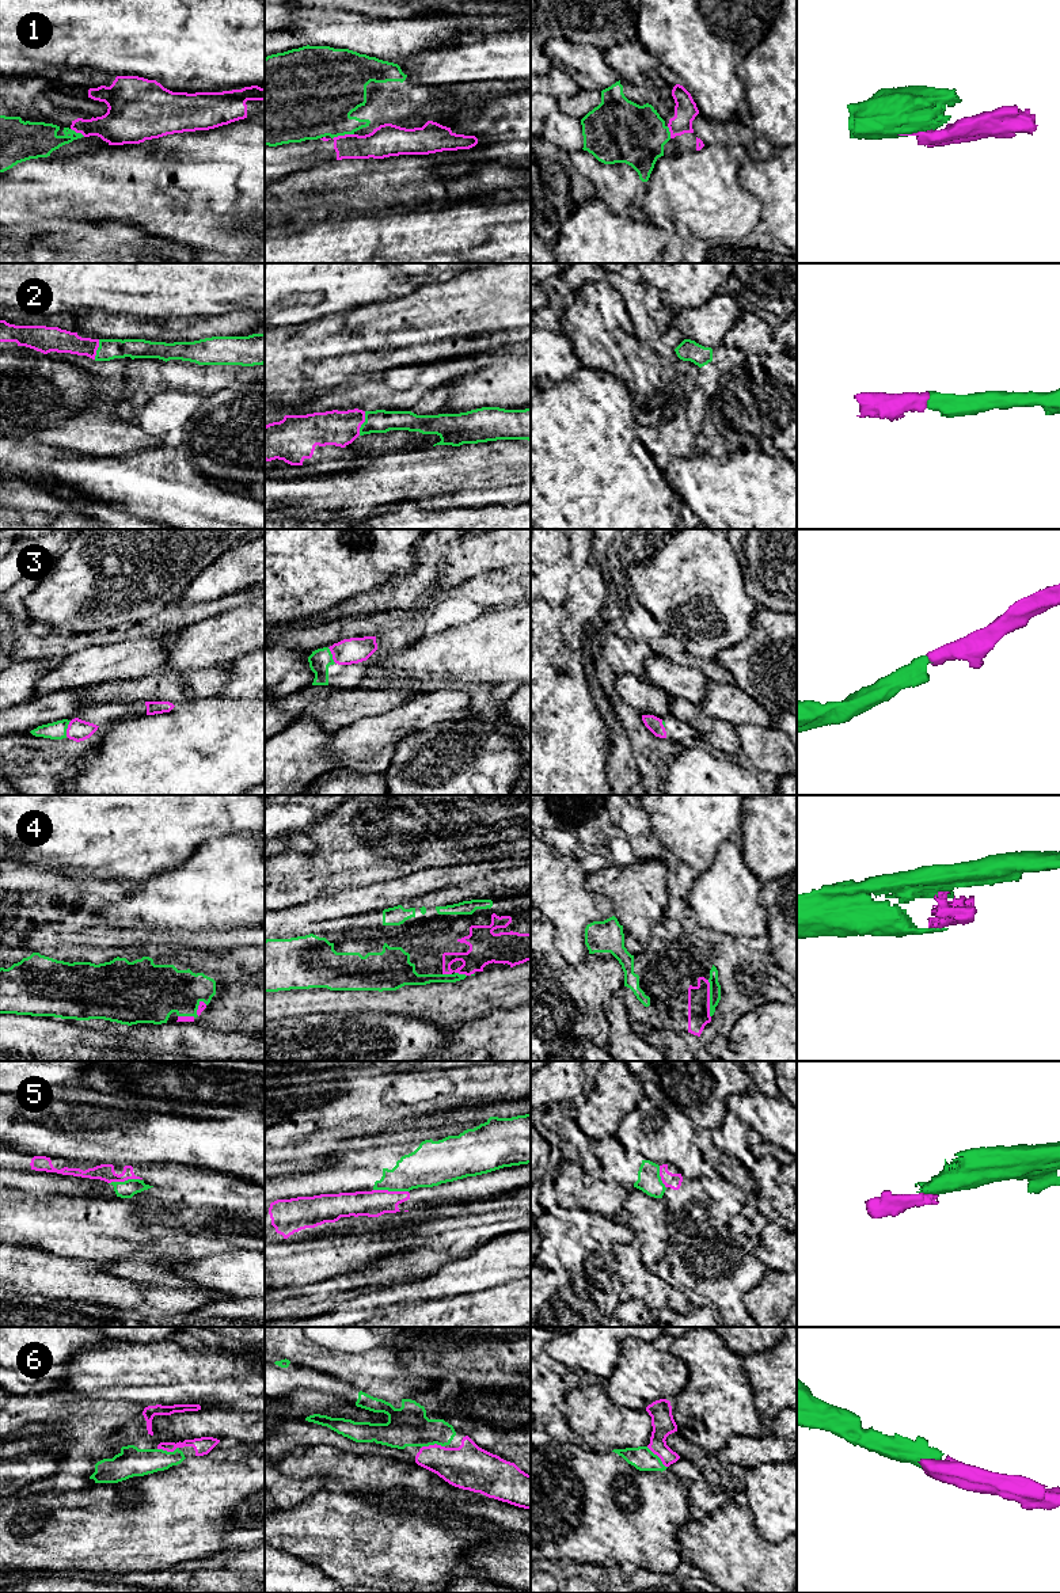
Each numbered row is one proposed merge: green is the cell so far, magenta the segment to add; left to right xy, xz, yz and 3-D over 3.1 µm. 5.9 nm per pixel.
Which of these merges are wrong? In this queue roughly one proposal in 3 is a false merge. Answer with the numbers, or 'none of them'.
1, 5

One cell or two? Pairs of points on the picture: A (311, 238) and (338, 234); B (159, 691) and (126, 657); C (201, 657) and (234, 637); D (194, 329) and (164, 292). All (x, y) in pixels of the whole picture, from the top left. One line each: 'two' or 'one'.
A: one
B: two
C: one
D: two

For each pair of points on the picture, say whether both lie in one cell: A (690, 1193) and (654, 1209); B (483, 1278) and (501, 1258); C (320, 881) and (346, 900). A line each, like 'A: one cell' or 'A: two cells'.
A: two cells
B: one cell
C: two cells

